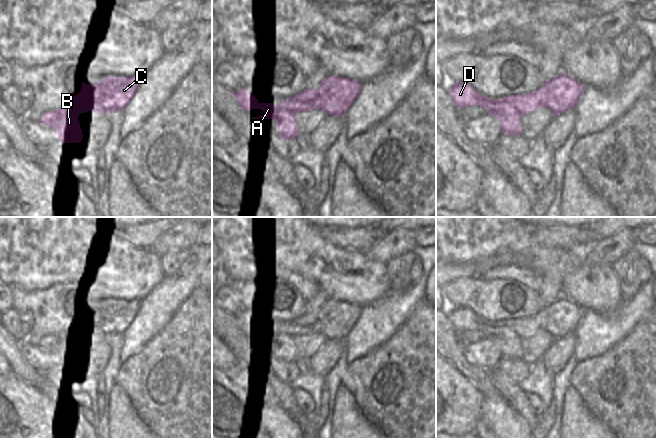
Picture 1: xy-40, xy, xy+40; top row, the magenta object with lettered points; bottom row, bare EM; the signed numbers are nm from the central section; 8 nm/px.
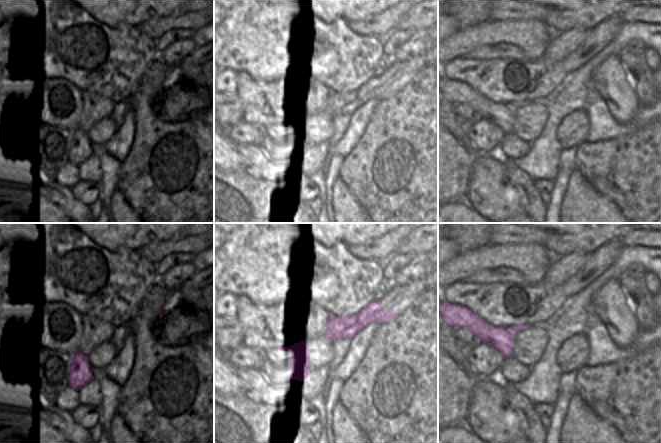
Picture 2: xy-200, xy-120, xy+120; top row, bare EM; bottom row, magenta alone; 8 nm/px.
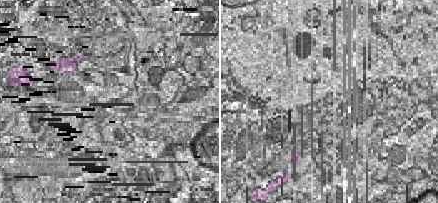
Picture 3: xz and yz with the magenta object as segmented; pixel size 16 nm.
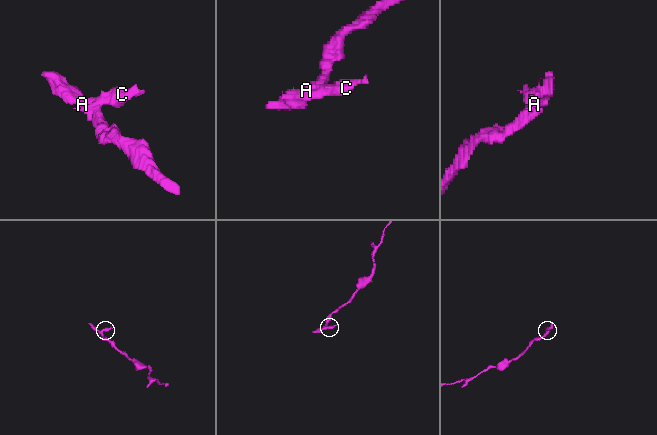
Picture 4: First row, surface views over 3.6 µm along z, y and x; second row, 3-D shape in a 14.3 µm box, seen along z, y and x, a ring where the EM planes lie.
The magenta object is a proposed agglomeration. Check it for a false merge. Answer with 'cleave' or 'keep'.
cleave

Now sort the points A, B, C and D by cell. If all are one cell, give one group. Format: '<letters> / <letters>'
A B D / C

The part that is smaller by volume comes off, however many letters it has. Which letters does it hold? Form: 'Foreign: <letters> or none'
Foreign: C

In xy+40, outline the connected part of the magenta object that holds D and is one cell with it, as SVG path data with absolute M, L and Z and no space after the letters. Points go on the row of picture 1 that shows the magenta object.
M454 83L450 88L450 94L461 109L473 105L487 107L490 115L498 118L502 132L507 135L522 135L520 118L525 113L537 109L540 104L535 93L491 99L467 83Z

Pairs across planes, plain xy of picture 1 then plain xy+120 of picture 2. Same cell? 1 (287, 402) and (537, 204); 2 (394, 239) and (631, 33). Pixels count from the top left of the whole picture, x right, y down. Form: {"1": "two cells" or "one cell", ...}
{"1": "one cell", "2": "two cells"}

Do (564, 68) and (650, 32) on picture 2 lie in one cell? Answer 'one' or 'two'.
two

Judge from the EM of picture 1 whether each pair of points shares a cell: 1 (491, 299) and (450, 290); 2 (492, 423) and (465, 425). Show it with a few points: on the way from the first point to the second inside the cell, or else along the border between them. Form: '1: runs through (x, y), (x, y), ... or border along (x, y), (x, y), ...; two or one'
1: runs through (481, 290), (478, 287), (472, 290), (460, 290); one
2: border along (482, 401), (480, 416), (475, 427); two

